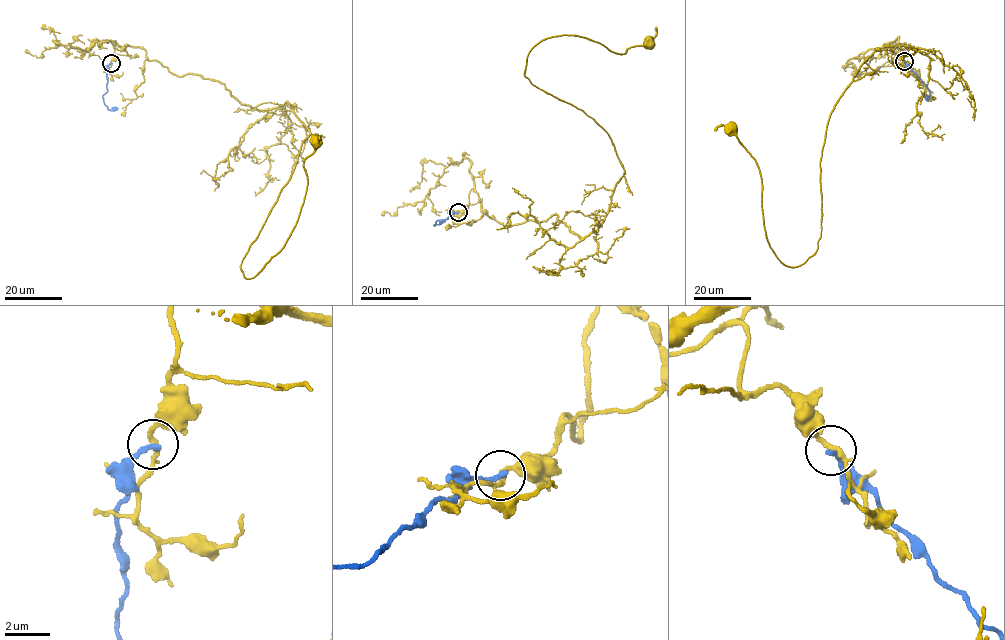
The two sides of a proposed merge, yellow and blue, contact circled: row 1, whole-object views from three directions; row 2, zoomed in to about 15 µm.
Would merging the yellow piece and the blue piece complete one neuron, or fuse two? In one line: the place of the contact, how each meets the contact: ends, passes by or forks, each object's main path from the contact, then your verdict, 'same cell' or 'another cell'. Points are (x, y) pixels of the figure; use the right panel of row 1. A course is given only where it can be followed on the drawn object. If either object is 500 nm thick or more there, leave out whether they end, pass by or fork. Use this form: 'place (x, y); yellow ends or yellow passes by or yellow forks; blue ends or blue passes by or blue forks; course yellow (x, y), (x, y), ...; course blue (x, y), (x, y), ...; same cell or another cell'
place (904, 61); yellow passes by; blue ends; course yellow (903, 60), (873, 48), (915, 50), (868, 57), (830, 114), (821, 233), (798, 266), (773, 252), (732, 128); course blue (903, 60), (929, 90), (927, 100), (926, 95); another cell

